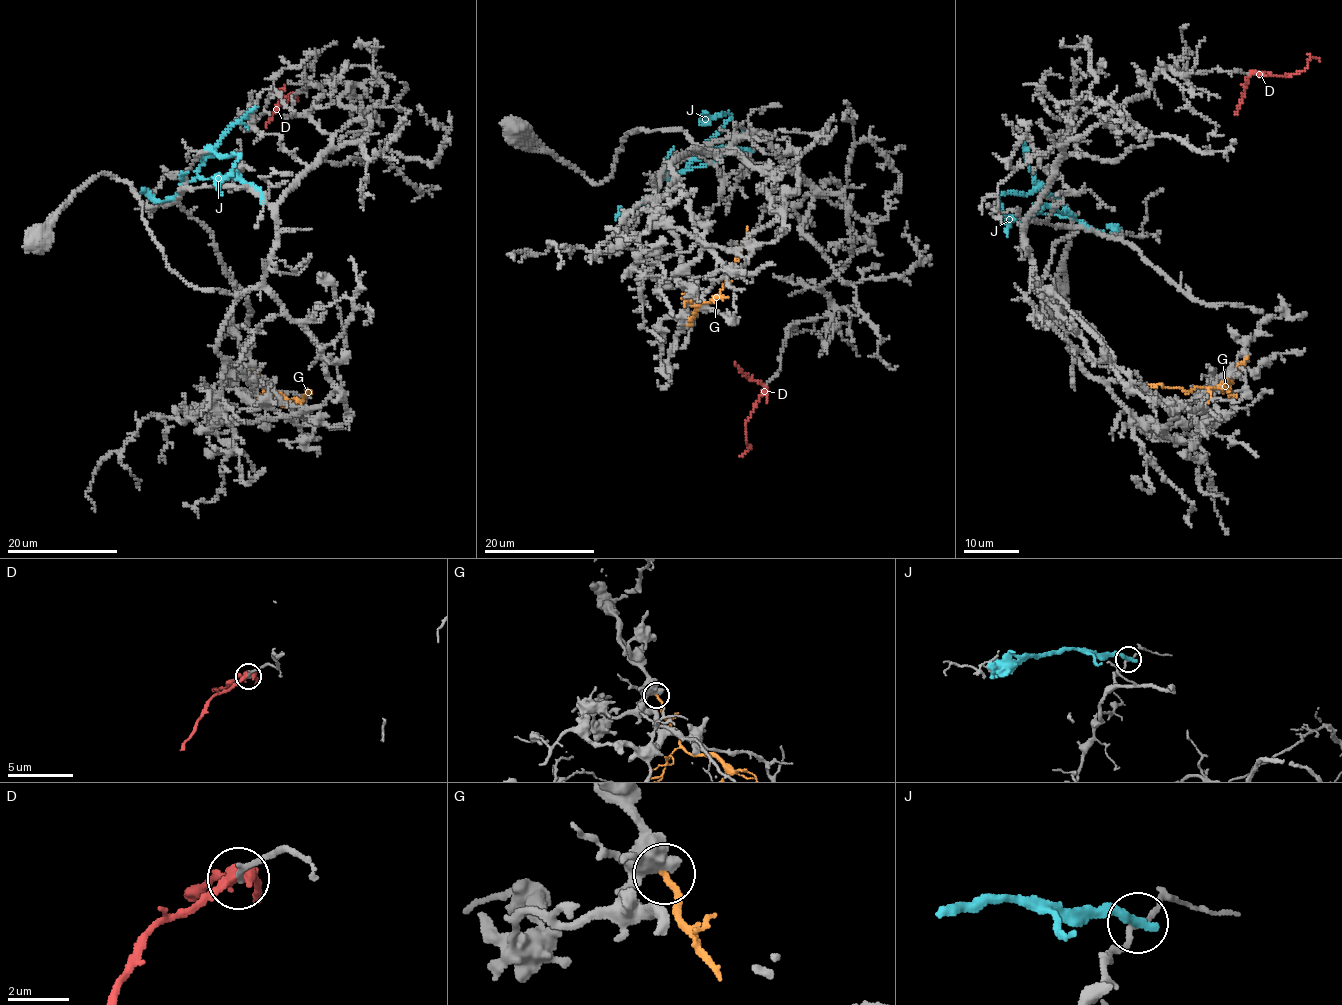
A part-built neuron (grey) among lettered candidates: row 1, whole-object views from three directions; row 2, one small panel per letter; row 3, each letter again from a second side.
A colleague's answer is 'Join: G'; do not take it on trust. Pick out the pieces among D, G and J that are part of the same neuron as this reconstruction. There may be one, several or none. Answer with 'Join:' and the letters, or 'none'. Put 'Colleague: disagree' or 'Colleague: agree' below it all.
Join: none
Colleague: disagree

